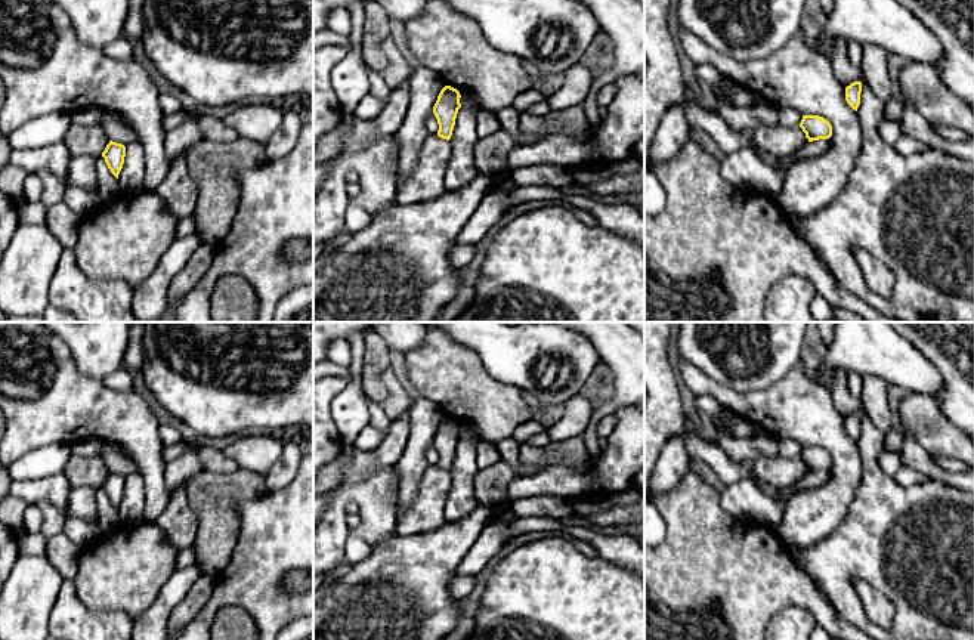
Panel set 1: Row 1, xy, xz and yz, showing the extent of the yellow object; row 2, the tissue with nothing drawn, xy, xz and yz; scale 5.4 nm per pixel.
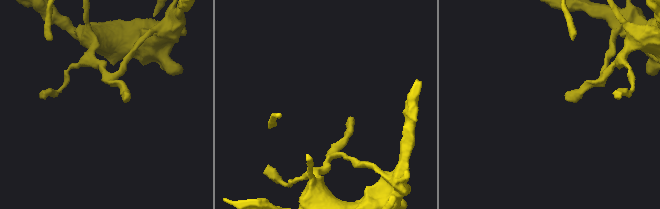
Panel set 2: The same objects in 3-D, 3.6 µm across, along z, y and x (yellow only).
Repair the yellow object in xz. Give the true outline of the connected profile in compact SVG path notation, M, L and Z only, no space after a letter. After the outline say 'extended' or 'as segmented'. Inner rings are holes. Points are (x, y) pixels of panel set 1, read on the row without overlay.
M445 417L437 427L433 445L439 455L437 467L442 470L449 472L452 467L455 449L461 439L460 429L460 423L451 417Z; as segmented

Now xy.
M109 472L105 482L102 483L105 494L111 504L118 510L118 505L124 495L126 477L117 473Z; as segmented

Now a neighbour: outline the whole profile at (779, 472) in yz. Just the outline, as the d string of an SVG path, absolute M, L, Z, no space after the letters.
M782 457L754 460L754 474L776 488L788 488L800 482L807 473L808 470L800 457L792 460Z

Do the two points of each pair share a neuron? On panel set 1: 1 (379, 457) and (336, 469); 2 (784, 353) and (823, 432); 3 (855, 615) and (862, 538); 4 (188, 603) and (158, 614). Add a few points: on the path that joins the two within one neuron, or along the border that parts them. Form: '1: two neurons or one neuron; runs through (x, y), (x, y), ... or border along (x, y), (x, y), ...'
1: two neurons; border along (353, 447), (340, 481), (328, 491)
2: two neurons; border along (798, 361), (781, 379), (763, 389)
3: one neuron; runs through (844, 596), (843, 562), (847, 557)
4: two neurons; border along (194, 581), (166, 624)

